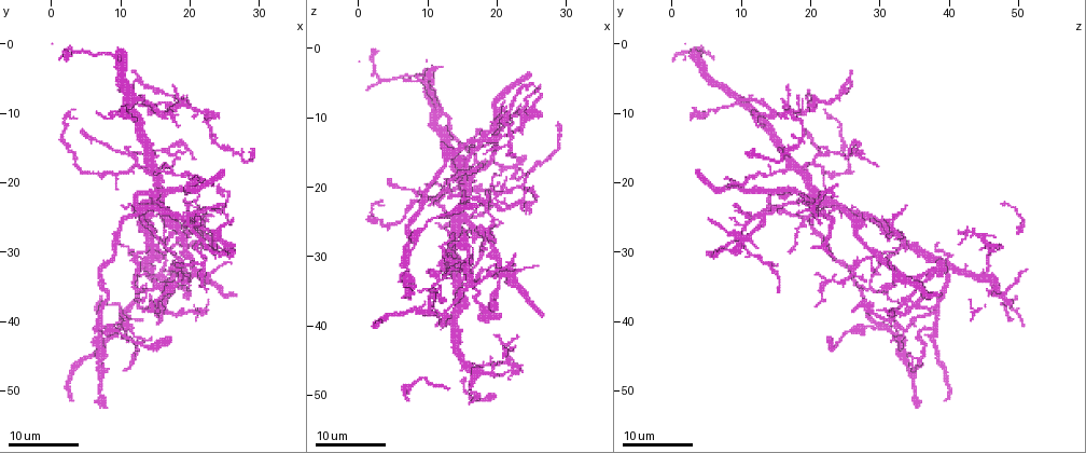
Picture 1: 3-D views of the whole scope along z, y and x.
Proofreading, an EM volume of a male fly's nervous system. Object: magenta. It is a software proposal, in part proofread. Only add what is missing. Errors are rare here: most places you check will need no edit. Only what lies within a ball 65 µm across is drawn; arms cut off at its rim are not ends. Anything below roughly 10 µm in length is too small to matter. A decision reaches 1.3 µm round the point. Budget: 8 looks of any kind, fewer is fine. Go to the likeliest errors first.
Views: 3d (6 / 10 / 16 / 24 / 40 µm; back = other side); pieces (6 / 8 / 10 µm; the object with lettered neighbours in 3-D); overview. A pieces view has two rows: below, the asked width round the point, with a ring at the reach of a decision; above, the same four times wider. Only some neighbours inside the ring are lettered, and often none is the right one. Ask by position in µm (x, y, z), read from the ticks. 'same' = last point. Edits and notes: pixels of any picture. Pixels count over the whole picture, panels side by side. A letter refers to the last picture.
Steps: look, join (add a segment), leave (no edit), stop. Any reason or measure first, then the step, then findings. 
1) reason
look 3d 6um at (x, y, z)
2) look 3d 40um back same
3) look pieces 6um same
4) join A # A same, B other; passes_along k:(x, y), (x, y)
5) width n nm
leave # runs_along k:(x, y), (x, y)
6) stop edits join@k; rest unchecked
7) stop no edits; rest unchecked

an open end
look 3d 16um at (23.0, 20.0, 8.5)

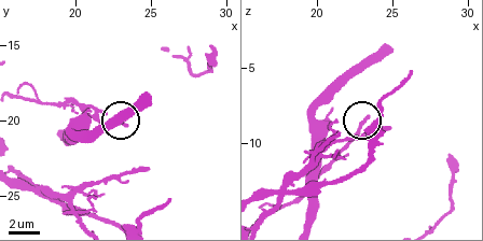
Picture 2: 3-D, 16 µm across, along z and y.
see the neighbours
look pieces 6um at (23.2, 20.4, 8.4)

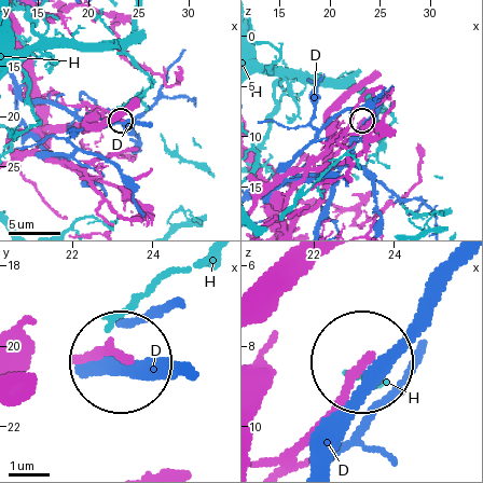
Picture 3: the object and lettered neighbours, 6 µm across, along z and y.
leave # D other, H other; runs_along 3:(285, 465), (357, 362); no lettered segment goes on from it

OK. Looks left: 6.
look 3d 16um at (20.0, 27.0, 41.5)

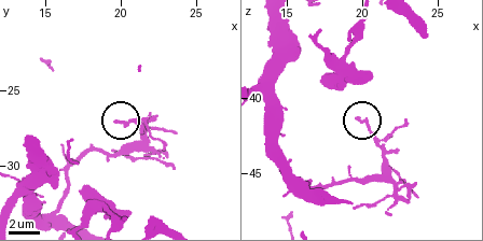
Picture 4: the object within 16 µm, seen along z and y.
look 3d 6um at (19.8, 27.0, 41.4)

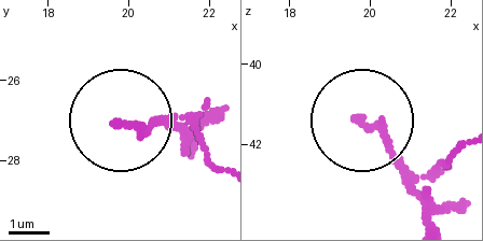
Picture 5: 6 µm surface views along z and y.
what lies round it
look pieces 6um at (19.75, 27.05, 41.40)

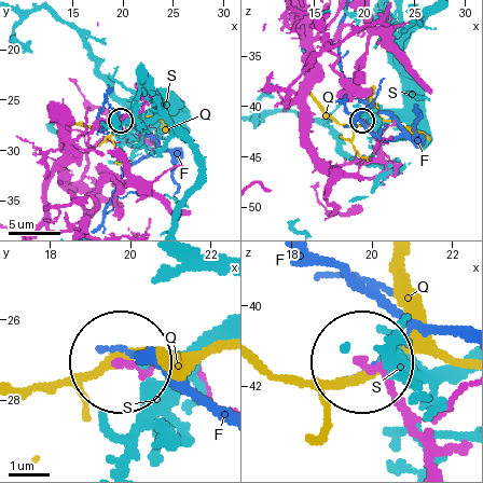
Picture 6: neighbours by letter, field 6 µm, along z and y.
width 200 nm
leave # F other, Q other, S other; runs_along 6:(427, 463), (410, 411), (369, 363); none of them fits

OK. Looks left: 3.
an open end
look 3d 16um at (20.5, 16.5, 25.0)

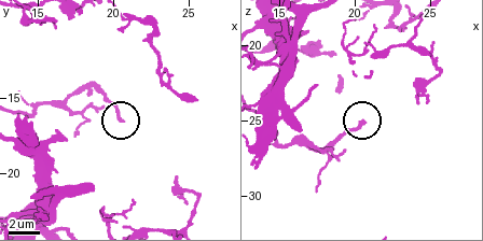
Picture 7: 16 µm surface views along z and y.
look pieces 8um at (20.6, 16.4, 25.0)

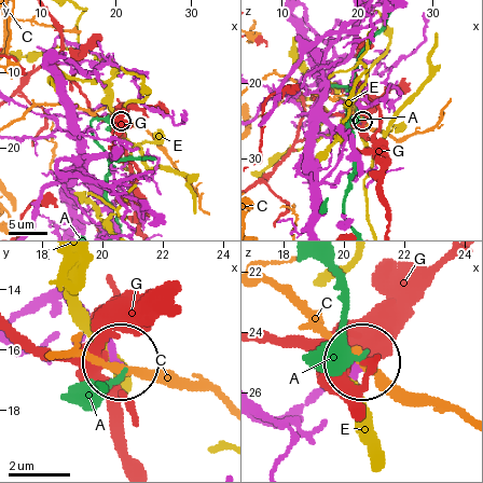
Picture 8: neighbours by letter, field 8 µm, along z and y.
leave # A other, C other, E other, G other; no lettered segment goes on from it

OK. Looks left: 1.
stop no edits; rest unchecked

